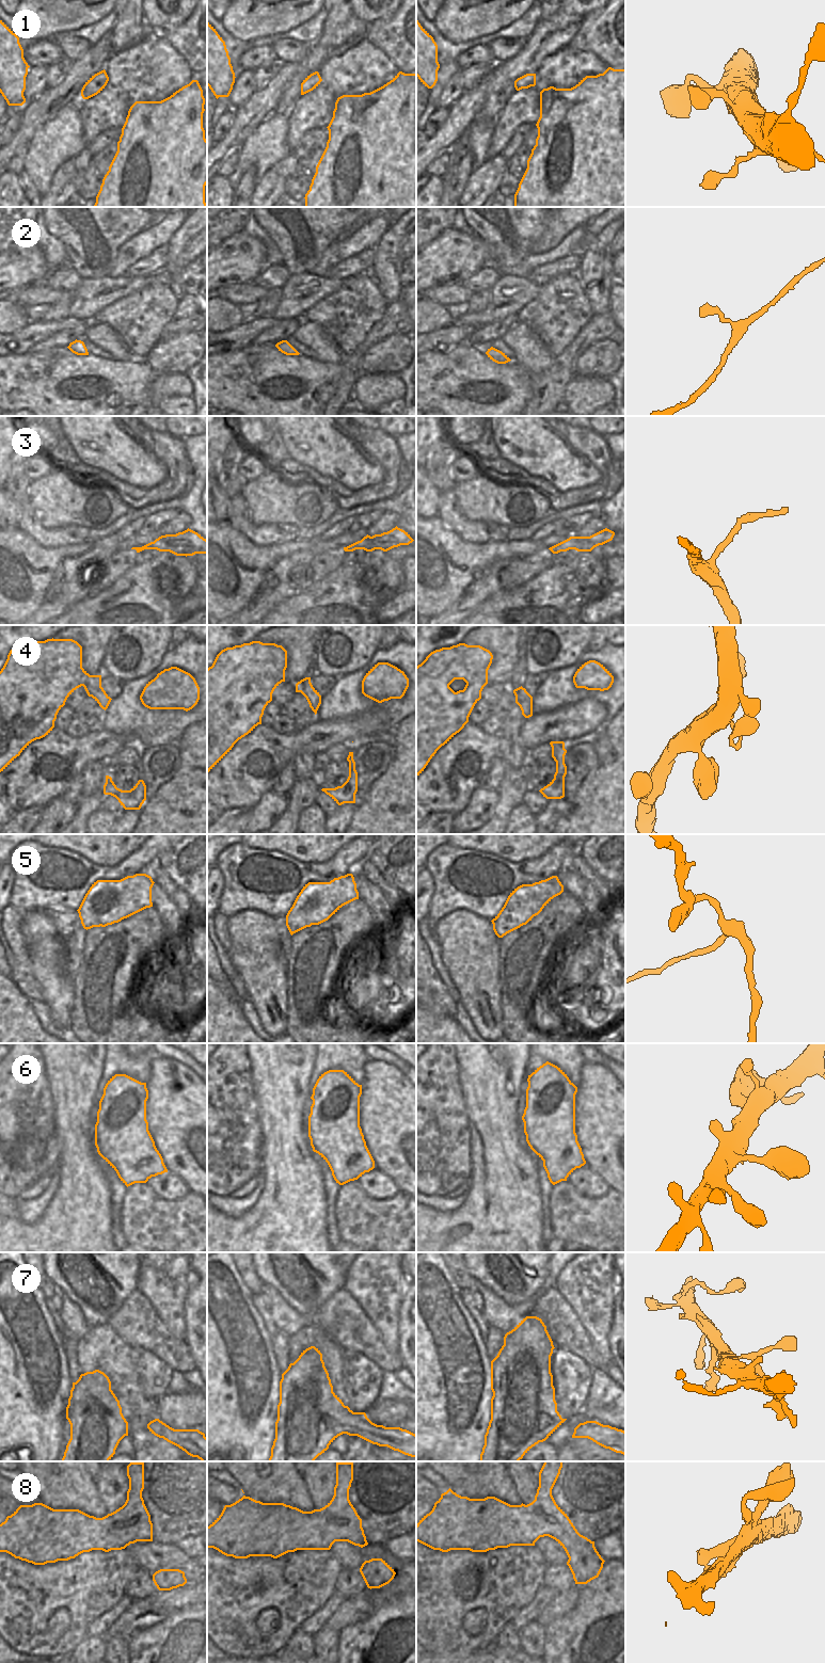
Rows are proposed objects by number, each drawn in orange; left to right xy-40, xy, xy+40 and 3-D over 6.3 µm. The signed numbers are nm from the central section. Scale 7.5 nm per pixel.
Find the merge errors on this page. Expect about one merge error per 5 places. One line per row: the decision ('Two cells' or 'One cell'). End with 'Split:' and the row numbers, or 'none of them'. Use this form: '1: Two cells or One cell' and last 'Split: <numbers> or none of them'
1: One cell
2: One cell
3: One cell
4: One cell
5: Two cells
6: One cell
7: One cell
8: One cell
Split: 5.

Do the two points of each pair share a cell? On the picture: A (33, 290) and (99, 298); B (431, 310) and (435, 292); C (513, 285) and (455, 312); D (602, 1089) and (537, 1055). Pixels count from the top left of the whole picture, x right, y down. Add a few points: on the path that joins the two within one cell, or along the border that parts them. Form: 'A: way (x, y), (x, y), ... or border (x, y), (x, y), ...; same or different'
A: border (70, 293), (72, 301); different
B: border (427, 297), (445, 307); different
C: border (467, 312), (454, 321); different
D: border (586, 1061), (582, 1067), (580, 1083), (576, 1086); different

